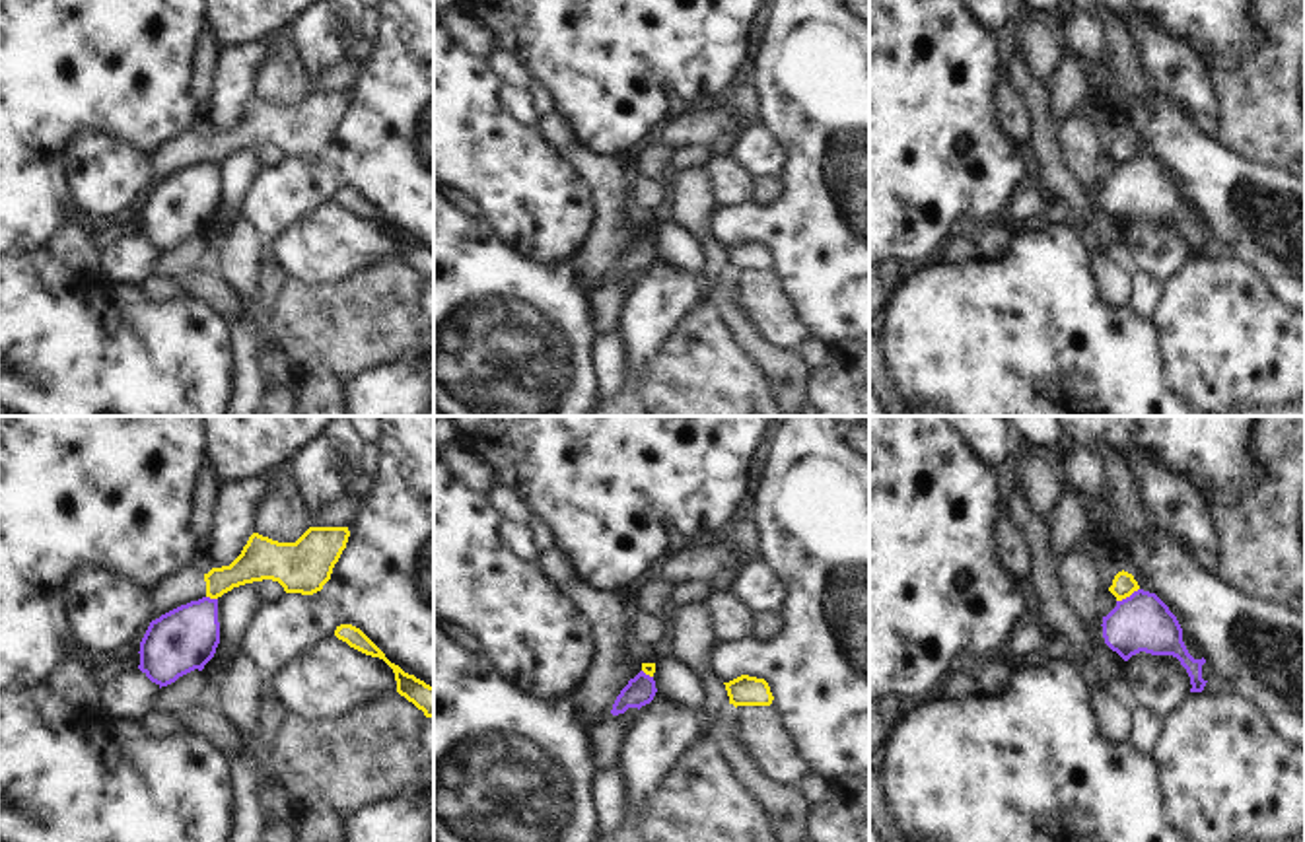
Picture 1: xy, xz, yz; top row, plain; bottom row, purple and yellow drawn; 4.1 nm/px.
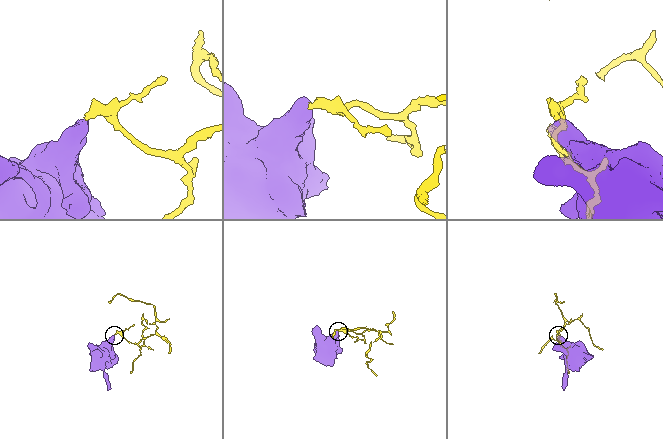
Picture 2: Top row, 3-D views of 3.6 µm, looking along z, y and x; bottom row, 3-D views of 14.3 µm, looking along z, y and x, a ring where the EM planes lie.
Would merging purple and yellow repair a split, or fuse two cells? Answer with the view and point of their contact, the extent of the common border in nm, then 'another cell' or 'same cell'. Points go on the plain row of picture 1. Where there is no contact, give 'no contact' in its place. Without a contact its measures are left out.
yz (1127, 162) | 110 nm | another cell

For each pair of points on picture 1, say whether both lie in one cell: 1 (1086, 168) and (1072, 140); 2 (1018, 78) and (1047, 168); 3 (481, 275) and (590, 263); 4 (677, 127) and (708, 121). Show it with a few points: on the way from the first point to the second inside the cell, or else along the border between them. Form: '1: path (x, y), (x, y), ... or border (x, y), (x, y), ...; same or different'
1: path (1082, 162), (1078, 146); same
2: path (1037, 100), (1047, 146); same
3: border (574, 255), (580, 279), (590, 290); different
4: path (685, 127), (701, 127); same

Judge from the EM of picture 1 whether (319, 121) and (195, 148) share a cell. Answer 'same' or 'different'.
same

